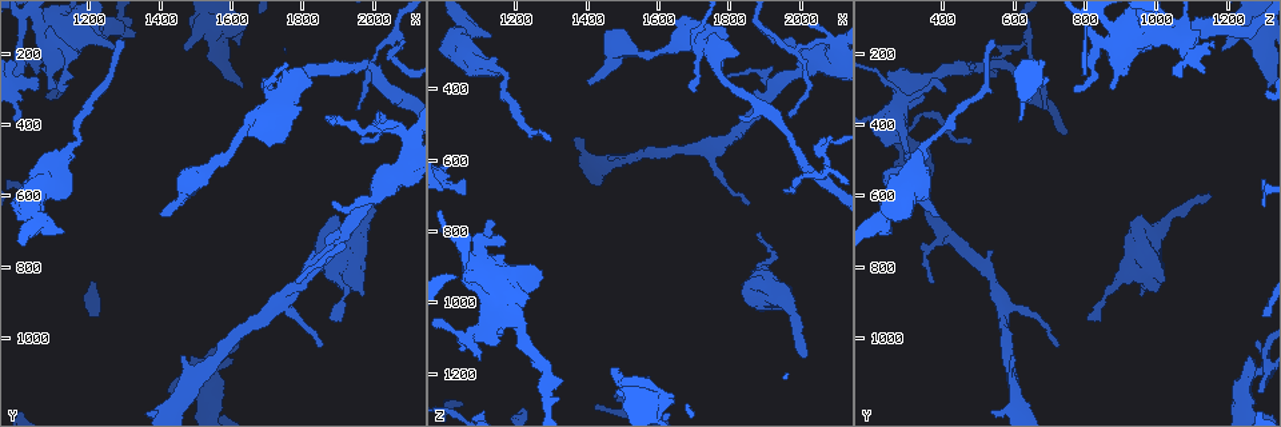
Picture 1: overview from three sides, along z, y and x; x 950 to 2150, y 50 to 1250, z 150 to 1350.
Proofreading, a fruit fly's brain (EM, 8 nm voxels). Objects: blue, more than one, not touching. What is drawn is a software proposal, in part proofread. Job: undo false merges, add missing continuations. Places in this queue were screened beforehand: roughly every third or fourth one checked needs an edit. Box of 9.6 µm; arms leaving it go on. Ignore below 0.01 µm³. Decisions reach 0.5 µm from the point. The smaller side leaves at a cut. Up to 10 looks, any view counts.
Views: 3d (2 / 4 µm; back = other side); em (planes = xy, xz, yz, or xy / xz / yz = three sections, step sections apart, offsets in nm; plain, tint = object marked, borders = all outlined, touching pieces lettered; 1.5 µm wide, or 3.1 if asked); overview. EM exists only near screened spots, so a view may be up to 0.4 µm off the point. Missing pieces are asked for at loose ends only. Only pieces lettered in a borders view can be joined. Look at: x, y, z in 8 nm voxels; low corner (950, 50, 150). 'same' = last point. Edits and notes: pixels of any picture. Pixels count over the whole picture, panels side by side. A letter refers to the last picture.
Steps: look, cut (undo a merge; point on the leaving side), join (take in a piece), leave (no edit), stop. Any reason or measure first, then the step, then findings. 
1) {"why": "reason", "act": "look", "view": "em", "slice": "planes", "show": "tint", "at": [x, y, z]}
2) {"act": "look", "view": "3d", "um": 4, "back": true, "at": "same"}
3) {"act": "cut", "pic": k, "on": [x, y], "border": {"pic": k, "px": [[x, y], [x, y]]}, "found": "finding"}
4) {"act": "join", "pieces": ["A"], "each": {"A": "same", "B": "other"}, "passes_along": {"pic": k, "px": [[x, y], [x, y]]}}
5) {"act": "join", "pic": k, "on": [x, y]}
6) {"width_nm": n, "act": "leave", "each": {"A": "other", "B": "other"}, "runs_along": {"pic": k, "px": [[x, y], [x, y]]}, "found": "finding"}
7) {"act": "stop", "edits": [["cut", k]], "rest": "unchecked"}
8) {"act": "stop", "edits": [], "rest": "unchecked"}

{"why": "sharp bend", "act": "look", "view": "em", "slice": "planes", "show": "borders", "at": [1730, 330, 280]}

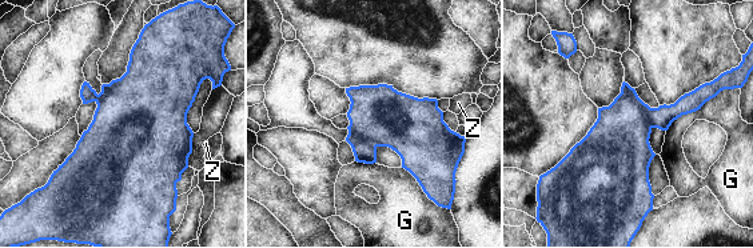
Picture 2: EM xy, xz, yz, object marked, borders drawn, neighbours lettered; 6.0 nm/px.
{"act": "cut", "pic": 2, "on": [381, 115], "each": {"G": "other", "Z": "other"}, "border": {"pic": 2, "px": [[349, 130], [375, 147]]}, "found": "two cells meet here"}

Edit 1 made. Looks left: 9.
{"act": "look", "view": "3d", "um": 4, "at": [1890, 610, 230]}

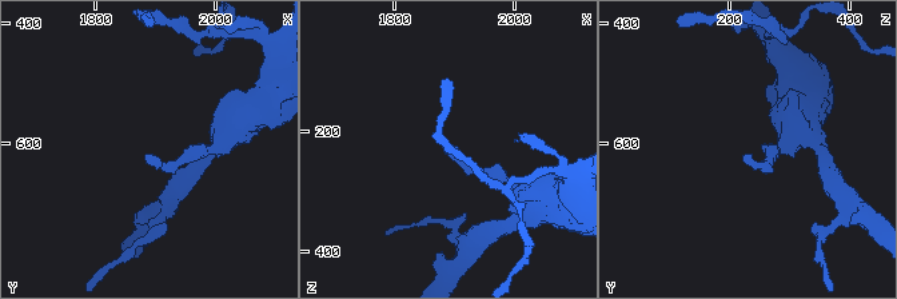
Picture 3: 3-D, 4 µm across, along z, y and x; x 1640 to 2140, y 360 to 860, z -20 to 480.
{"act": "look", "view": "em", "slice": "xz", "step": 8, "show": "borders", "at": [1895, 615, 220]}

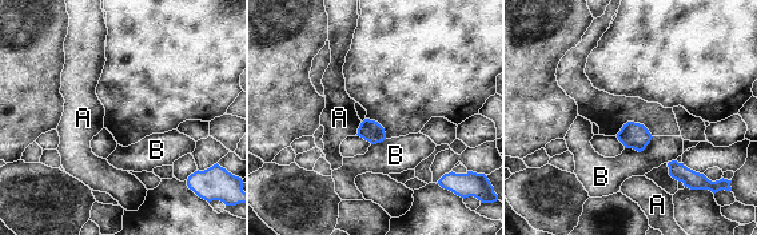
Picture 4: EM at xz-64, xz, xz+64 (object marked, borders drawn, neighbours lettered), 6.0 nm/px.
{"longest_contact_nm": ["B", 190], "act": "leave", "each": {"A": "other", "B": "other"}, "border": {"pic": 4, "px": [[362, 122], [355, 134]]}, "found": "no lettered piece goes on from it"}

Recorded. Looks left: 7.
{"why": "an open end", "act": "look", "view": "em", "slice": "xz", "step": 4, "show": "borders", "at": [2010, 610, 1150]}

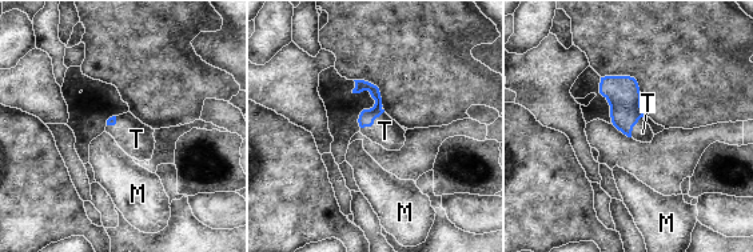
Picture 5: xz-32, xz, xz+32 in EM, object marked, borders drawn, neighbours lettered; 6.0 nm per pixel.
{"why": "another direction", "act": "look", "view": "em", "slice": "planes", "show": "borders", "at": "same"}

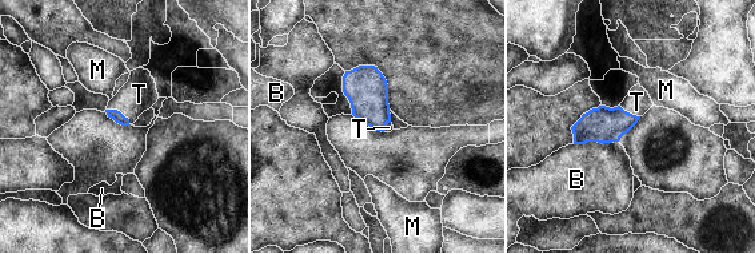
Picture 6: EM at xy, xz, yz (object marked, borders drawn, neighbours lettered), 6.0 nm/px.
{"act": "join", "pieces": ["T"], "each": {"B": "other", "M": "other", "T": "same"}, "passes_along": {"pic": 6, "px": [[118, 116], [119, 111], [139, 94]]}, "found": "it goes on there"}

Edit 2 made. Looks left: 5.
{"why": "see it whole again", "act": "look", "view": "overview"}

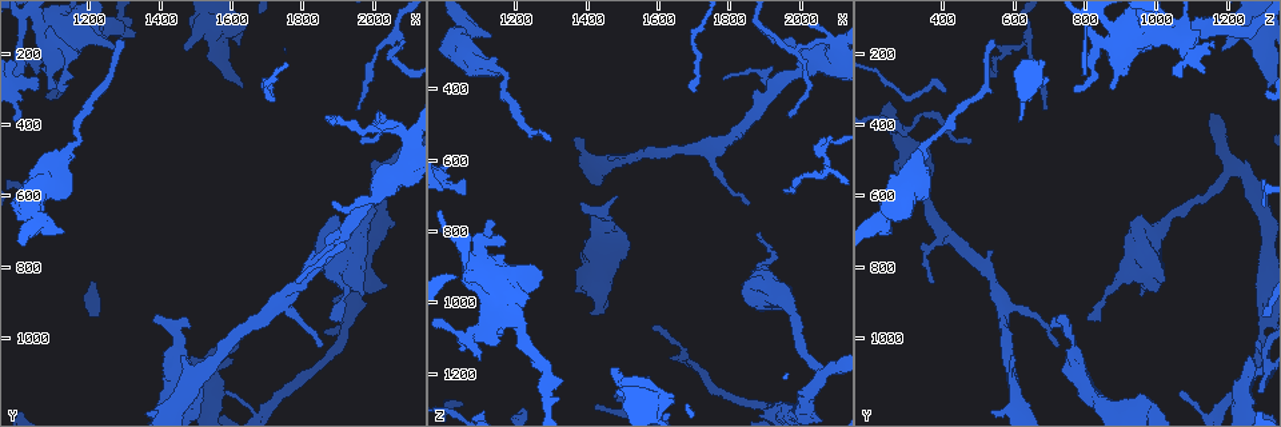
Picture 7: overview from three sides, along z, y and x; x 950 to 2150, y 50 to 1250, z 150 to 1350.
{"why": "an open end", "act": "look", "view": "3d", "um": 2, "at": [1100, 130, 810]}

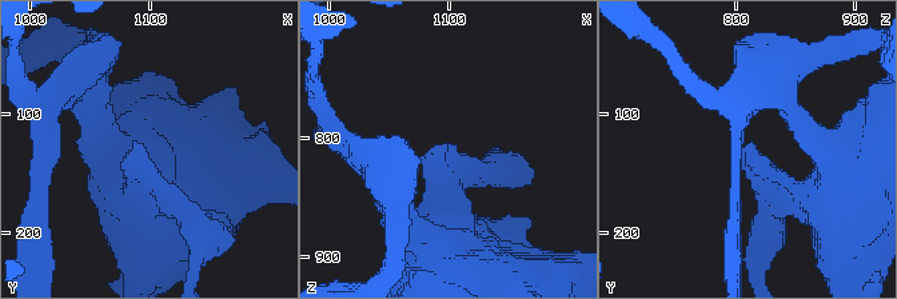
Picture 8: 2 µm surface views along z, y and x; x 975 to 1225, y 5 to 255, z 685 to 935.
{"act": "look", "view": "em", "slice": "planes", "show": "borders", "at": [1096, 124, 814]}

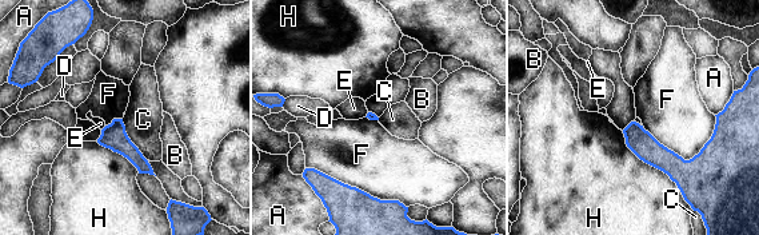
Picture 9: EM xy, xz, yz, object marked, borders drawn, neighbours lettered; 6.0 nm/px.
{"longest_contact_nm": ["F", 650], "act": "leave", "each": {"A": "other", "B": "other", "C": "other", "D": "other", "E": "other", "F": "other", "H": "other"}, "found": "none of them fits"}

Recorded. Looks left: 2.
{"act": "stop", "edits": [["cut", 2], ["join", 6]], "rest": "unchecked"}

